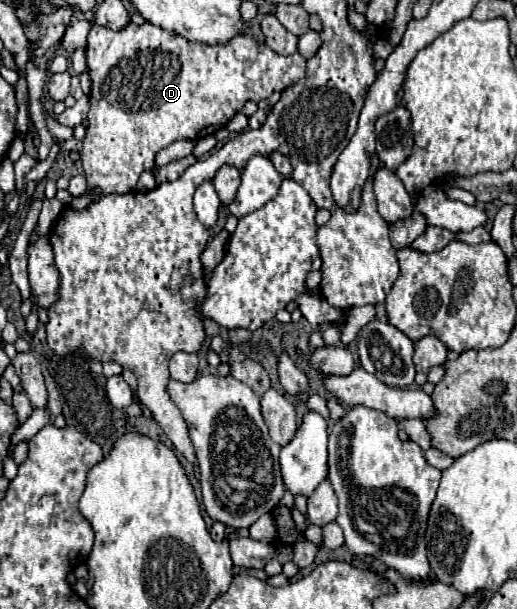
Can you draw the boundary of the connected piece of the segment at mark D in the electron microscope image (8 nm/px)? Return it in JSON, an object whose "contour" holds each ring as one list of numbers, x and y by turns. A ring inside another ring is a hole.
{"contour":[[130,22,122,30,110,30,94,24,88,34,86,56,92,92,82,168,88,180,88,190,100,186,102,194,134,192,140,174,154,168,154,156,158,150,176,140,196,142,204,136,216,134,248,100,266,100,272,92,282,92,306,74,306,58,298,52,292,56,278,56,266,44,256,44,248,36,236,36,226,46,198,44,150,22,140,26]]}

